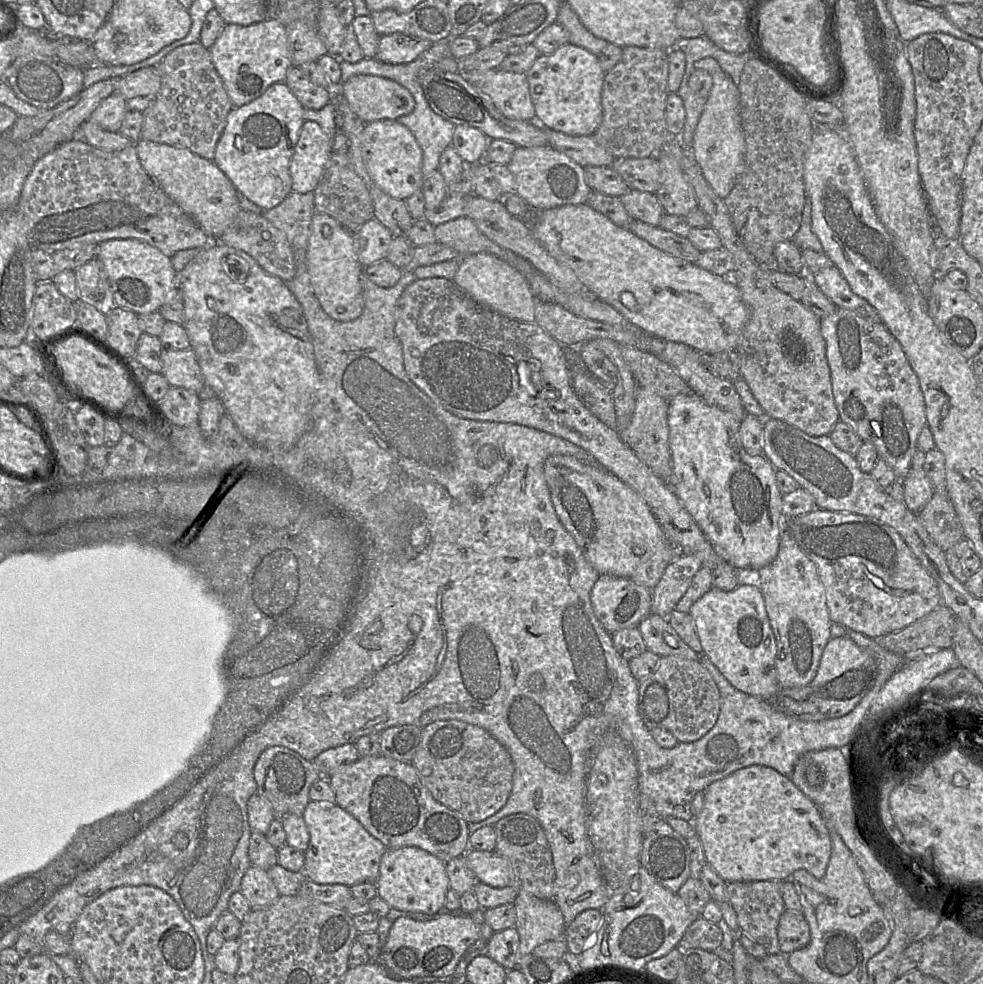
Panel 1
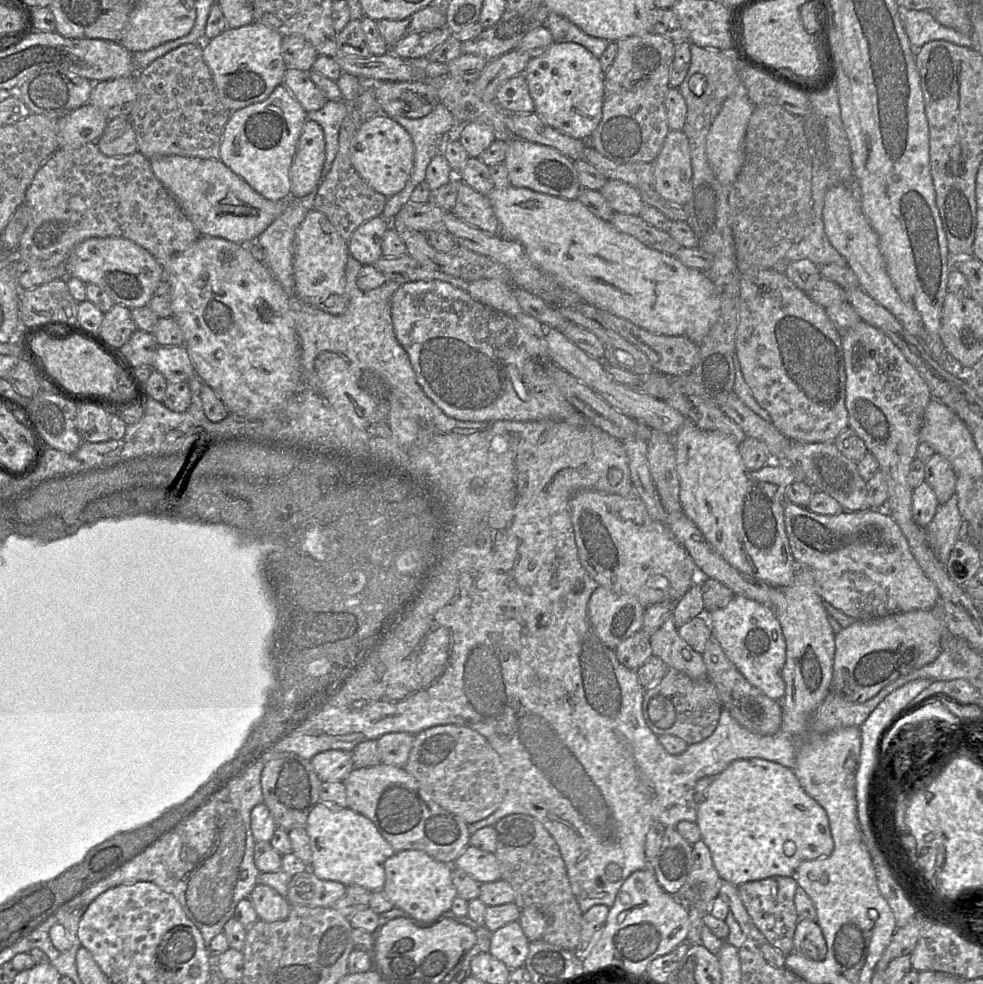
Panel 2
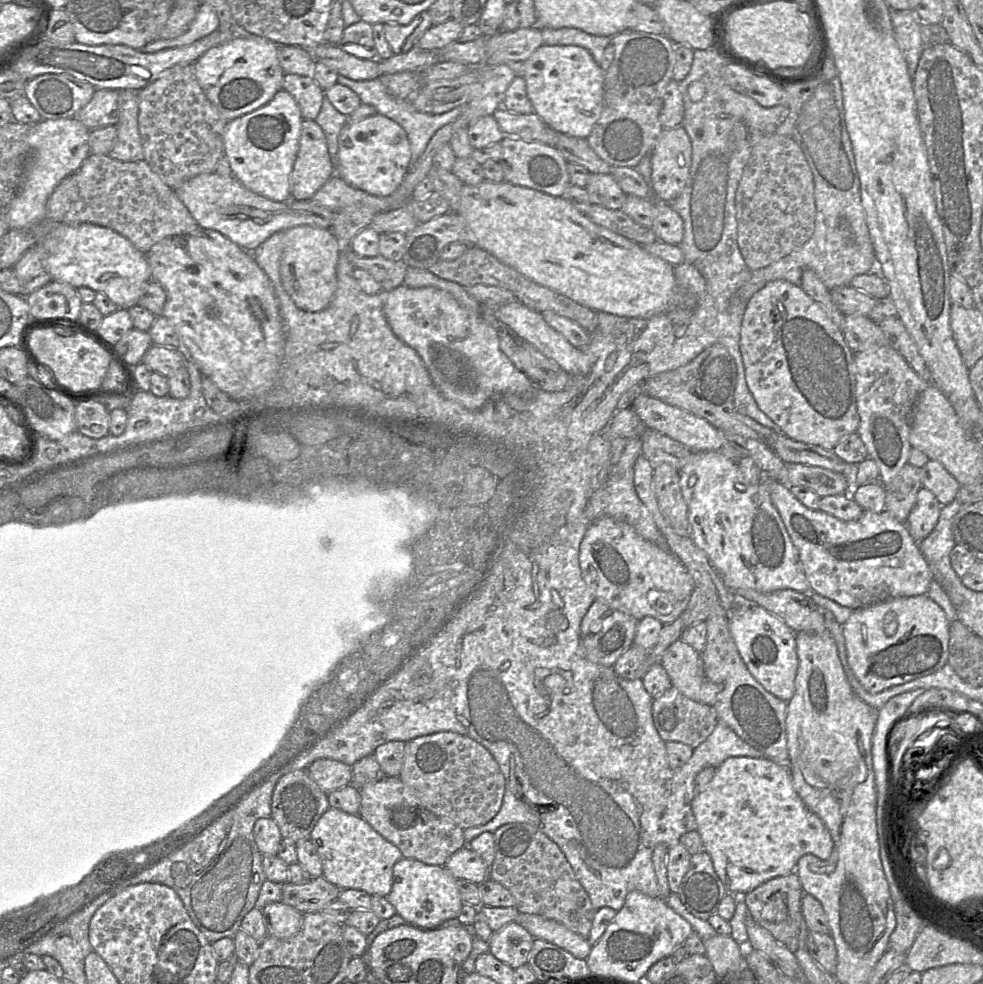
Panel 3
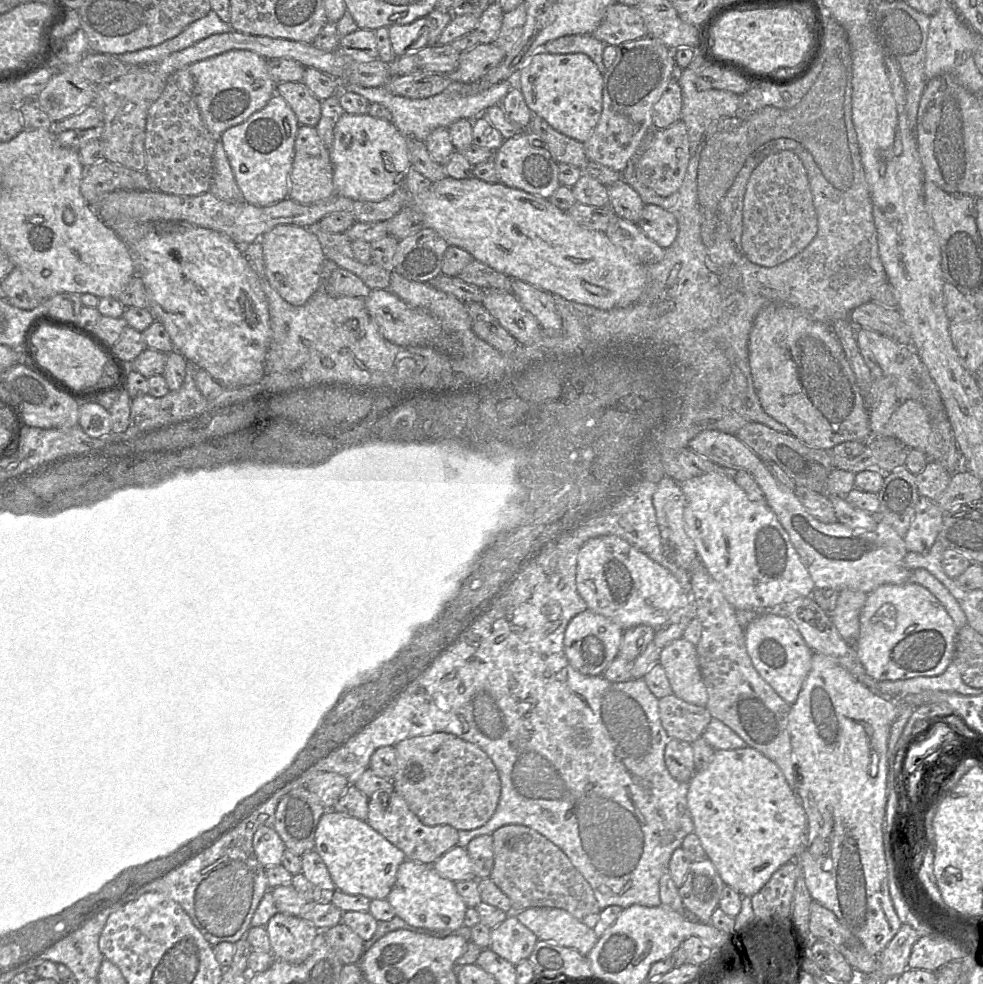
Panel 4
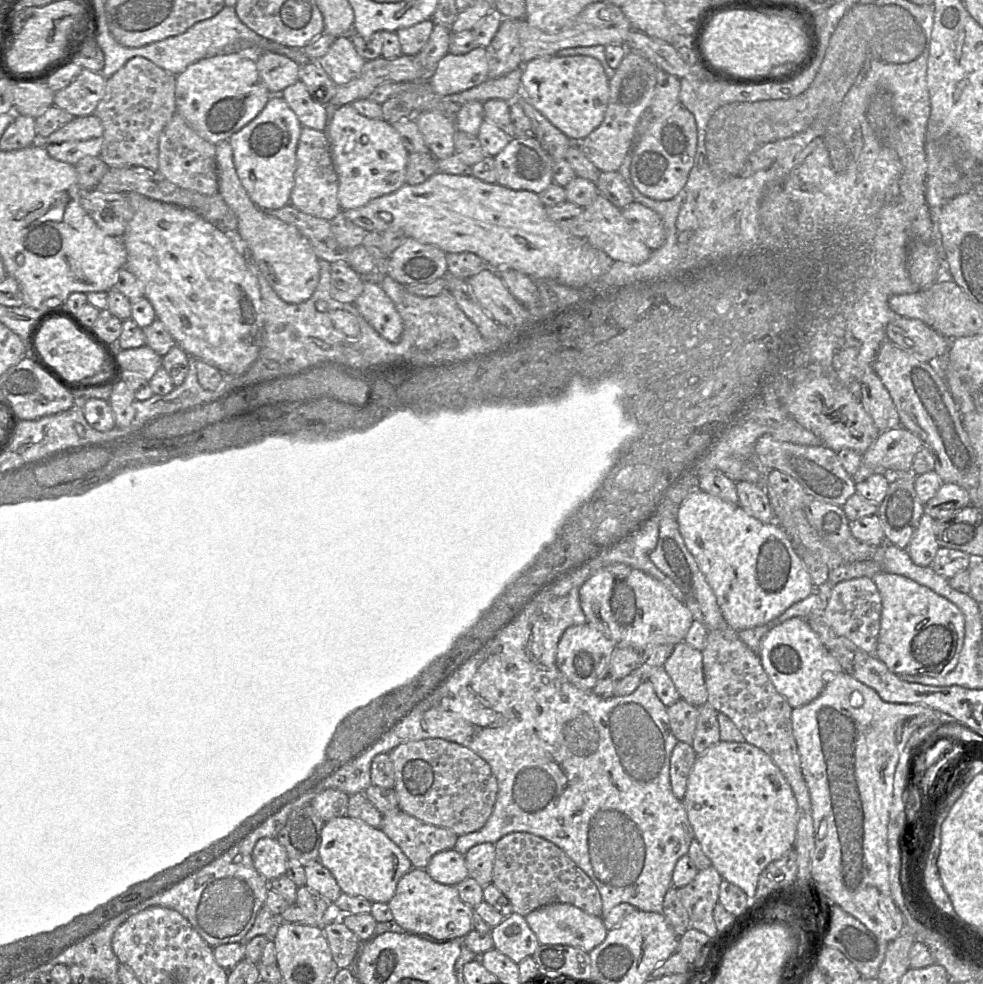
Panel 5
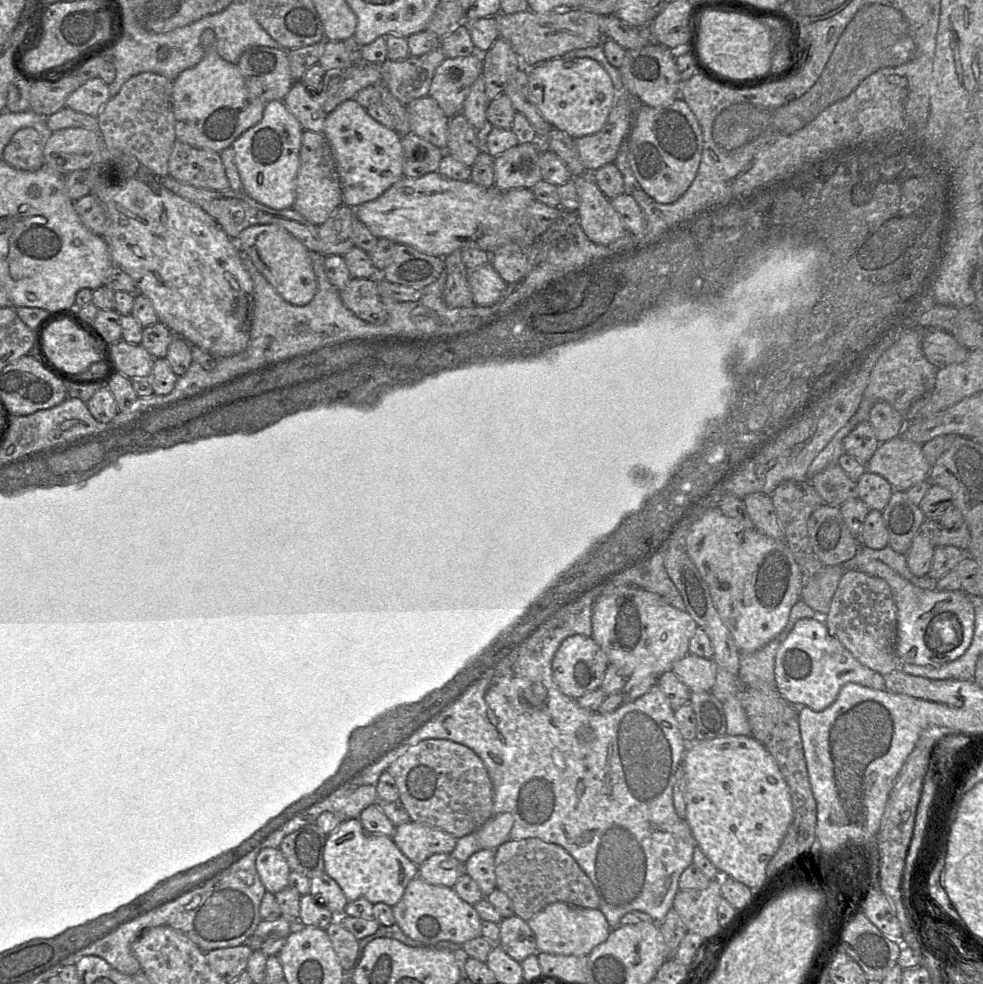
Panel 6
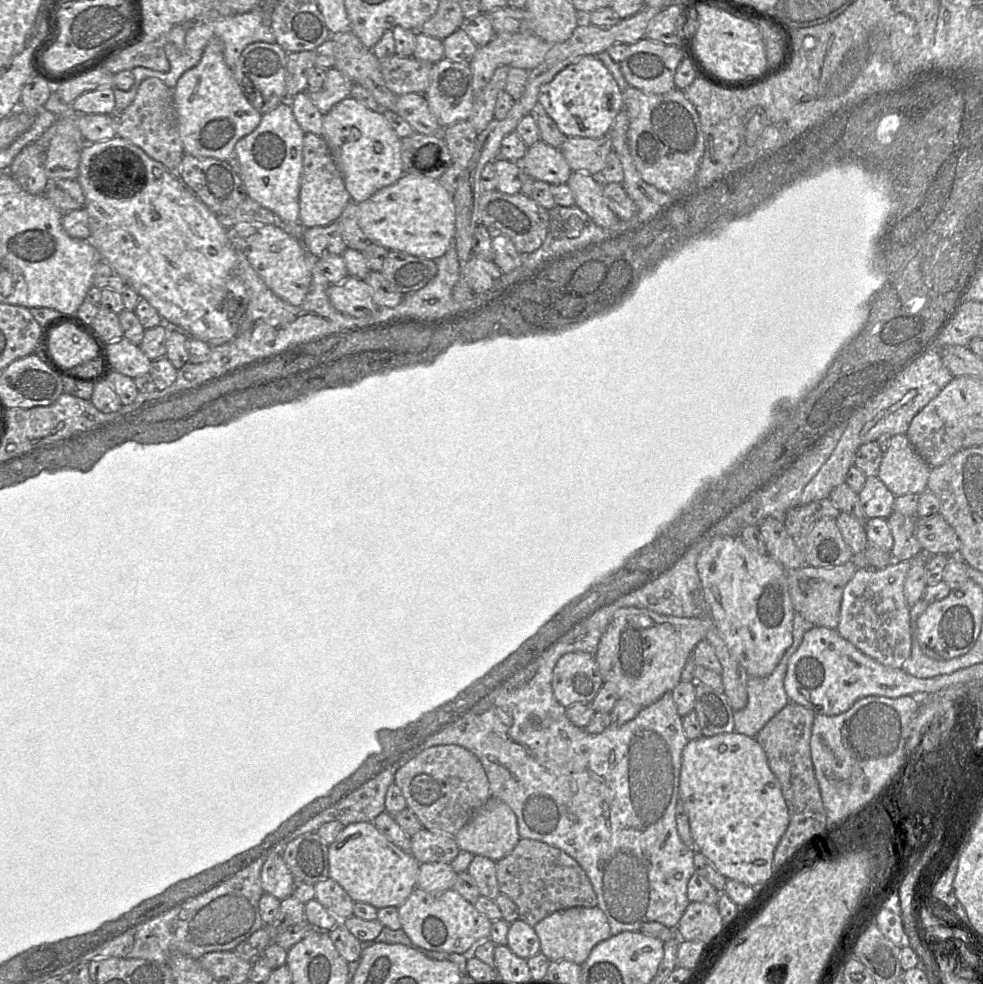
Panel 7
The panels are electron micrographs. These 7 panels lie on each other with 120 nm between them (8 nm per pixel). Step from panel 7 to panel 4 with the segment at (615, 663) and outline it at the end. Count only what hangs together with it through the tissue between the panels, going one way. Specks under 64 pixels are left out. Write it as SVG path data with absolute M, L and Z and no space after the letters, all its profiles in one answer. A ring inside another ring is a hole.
M615 535L591 538L583 544L578 553L576 586L588 609L608 618L624 631L639 625L659 629L675 612L689 604L688 595L668 570Z

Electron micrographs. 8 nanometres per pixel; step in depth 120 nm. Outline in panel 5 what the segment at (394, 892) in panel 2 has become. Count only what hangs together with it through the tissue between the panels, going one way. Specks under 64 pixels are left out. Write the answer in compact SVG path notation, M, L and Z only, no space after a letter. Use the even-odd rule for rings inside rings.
M413 867L404 874L388 905L393 920L406 930L426 933L437 939L465 937L472 930L474 909L460 899L456 886L436 882L425 869Z

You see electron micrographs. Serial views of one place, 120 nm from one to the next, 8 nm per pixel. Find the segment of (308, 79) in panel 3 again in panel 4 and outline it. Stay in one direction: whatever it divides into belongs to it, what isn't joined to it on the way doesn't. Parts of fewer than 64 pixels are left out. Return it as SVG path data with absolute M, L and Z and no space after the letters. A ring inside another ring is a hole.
M303 80L279 83L275 93L289 104L300 125L316 127L321 118L321 100L309 90Z

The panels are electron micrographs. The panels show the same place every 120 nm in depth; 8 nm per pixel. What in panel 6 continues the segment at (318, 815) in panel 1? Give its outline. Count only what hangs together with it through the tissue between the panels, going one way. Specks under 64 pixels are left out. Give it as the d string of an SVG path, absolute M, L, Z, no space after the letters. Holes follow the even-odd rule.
M346 819L327 835L323 859L324 871L340 886L348 902L365 898L372 904L385 903L393 907L402 898L408 883L418 876L418 865L399 850L392 838L368 831L359 819Z

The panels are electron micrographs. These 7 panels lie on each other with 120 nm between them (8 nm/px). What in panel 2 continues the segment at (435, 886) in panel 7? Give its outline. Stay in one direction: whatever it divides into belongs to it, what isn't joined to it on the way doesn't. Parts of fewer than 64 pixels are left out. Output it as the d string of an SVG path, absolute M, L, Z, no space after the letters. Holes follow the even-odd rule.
M468 845L450 865L462 869L478 883L500 879L499 863L495 853L486 852L471 845Z

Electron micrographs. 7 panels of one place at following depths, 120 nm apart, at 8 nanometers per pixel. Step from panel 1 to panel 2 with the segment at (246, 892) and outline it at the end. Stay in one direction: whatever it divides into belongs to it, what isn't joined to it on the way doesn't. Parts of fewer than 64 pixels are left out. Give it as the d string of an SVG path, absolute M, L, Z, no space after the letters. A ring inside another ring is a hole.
M256 884L249 897L259 919L276 922L288 917L291 905L275 889L263 884Z

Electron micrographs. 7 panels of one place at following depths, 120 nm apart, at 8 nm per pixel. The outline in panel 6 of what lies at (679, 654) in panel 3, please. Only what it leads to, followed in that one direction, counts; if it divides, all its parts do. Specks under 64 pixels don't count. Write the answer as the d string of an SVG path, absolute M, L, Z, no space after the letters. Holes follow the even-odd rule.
M689 653L675 662L671 671L691 692L711 692L717 668L713 659L708 660Z

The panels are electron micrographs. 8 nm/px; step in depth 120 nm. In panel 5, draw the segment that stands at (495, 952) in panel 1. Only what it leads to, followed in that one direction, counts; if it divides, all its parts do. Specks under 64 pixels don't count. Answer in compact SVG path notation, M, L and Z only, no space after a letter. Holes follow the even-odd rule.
M512 912L490 930L493 946L515 963L532 956L540 944L524 916Z

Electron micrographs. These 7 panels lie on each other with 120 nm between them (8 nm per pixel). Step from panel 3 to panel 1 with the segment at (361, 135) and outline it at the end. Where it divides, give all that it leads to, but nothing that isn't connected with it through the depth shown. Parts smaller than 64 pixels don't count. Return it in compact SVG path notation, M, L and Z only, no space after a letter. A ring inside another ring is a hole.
M396 119L375 120L365 124L362 156L372 180L389 196L406 200L422 188L422 149L411 130Z

